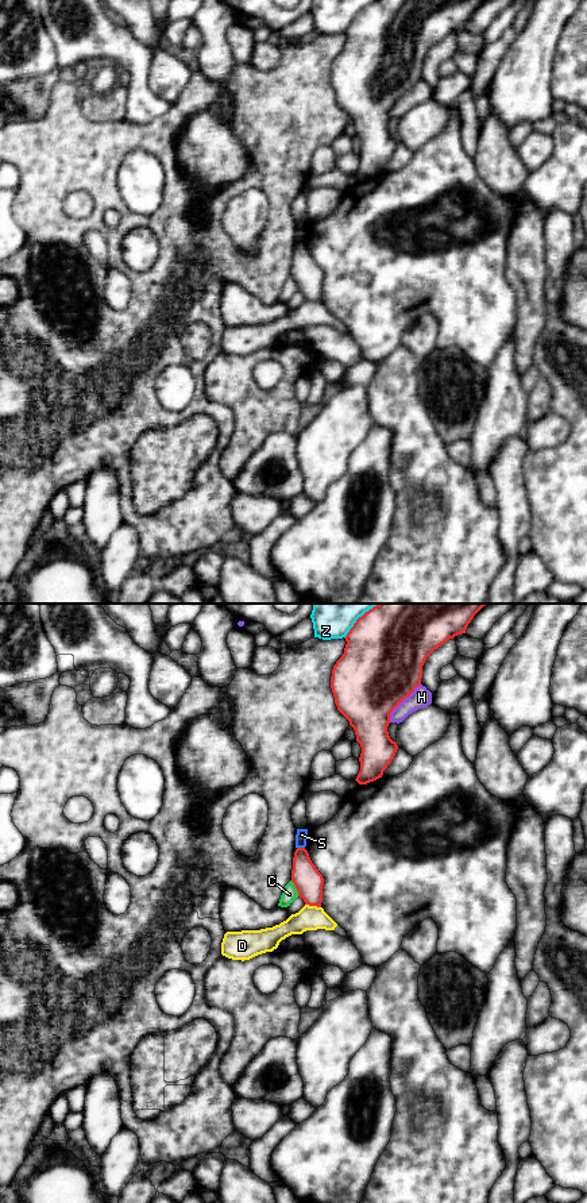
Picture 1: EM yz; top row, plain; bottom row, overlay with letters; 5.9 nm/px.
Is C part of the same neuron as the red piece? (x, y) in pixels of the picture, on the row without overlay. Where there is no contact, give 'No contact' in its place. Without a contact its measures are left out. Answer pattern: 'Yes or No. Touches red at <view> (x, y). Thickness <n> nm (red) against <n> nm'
No. Touches red at yz (296, 282). Thickness 170 nm (red) against 90 nm

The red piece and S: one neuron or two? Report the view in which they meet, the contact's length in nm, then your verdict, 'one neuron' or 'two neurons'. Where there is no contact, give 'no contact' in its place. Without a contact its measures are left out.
yz | 50 nm | two neurons

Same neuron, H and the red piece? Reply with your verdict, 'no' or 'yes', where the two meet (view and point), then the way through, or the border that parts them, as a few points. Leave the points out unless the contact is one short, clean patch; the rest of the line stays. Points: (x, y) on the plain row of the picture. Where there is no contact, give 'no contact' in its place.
no; meets red in yz at (401, 96)

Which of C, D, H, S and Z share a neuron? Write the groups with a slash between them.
C / D / H / S / Z

